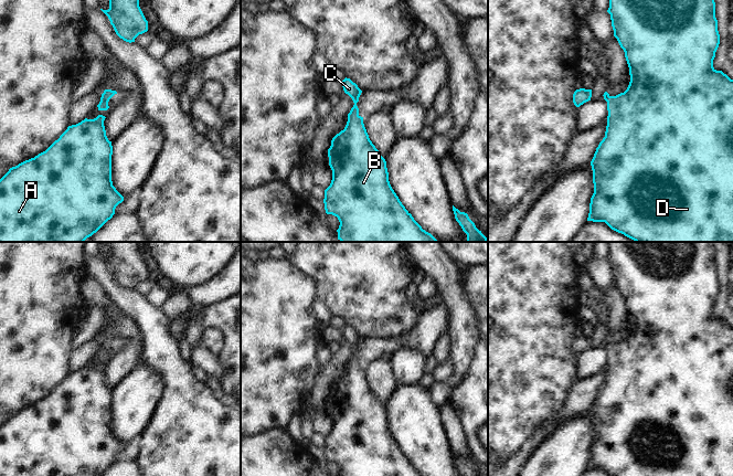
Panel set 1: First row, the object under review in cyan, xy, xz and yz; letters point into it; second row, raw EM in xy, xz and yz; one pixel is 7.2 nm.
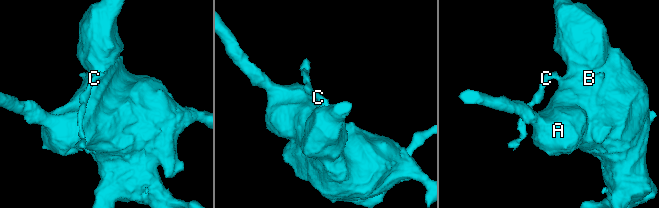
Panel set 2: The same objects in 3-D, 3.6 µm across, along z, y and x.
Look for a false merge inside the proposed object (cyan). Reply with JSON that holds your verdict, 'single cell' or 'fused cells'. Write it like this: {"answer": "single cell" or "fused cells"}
{"answer": "single cell"}

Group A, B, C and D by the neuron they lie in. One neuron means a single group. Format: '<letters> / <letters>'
A B C D

